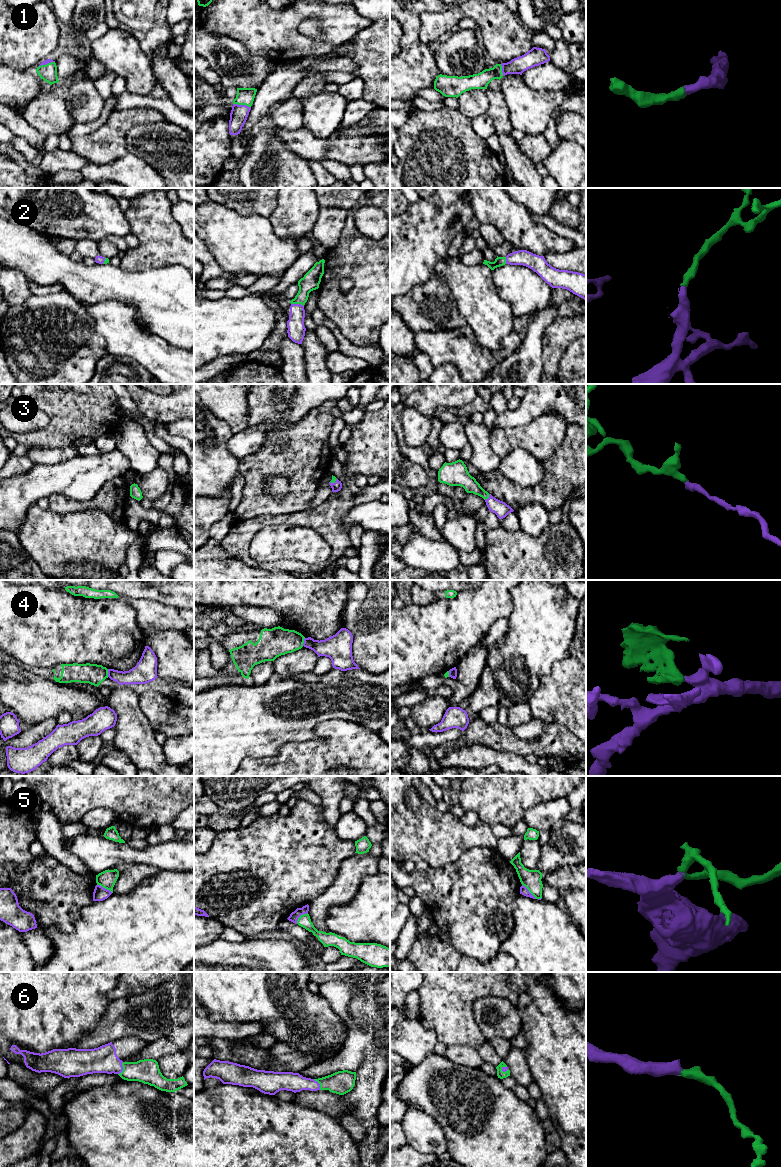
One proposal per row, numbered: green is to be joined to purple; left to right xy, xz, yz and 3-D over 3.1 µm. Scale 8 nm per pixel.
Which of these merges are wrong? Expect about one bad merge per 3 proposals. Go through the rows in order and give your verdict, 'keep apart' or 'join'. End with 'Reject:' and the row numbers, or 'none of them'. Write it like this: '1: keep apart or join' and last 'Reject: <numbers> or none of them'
1: join
2: join
3: join
4: keep apart
5: keep apart
6: join
Reject: 4, 5

